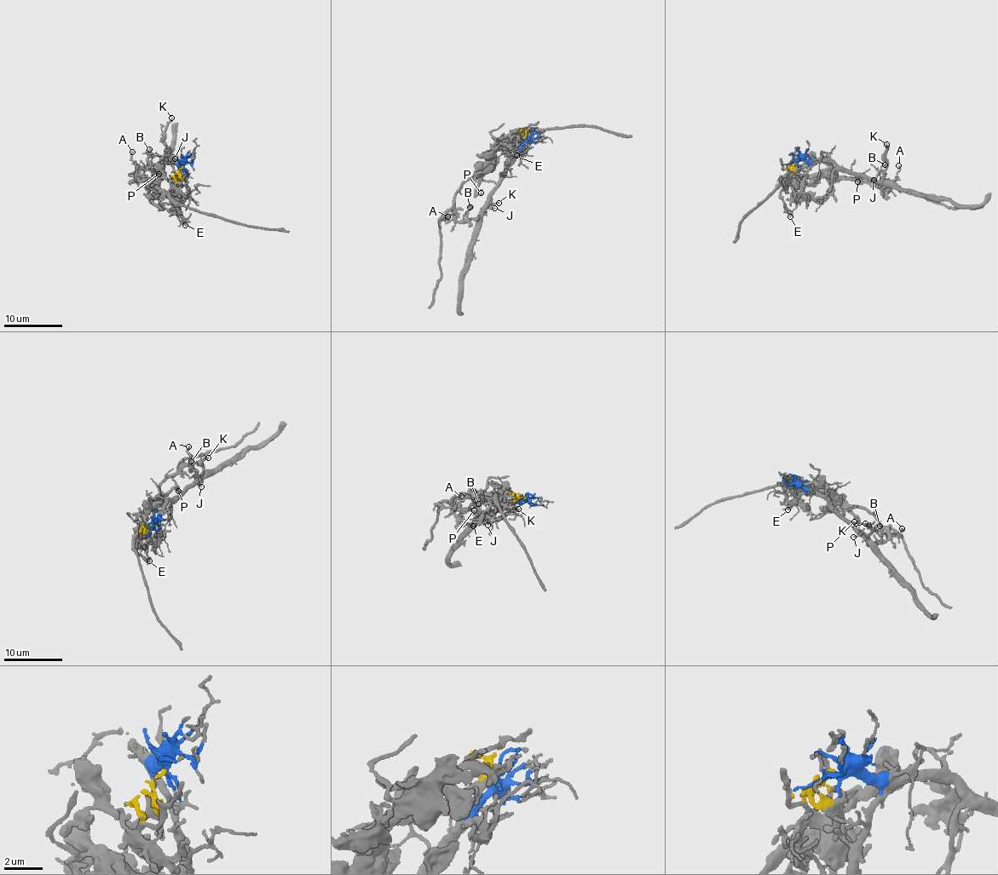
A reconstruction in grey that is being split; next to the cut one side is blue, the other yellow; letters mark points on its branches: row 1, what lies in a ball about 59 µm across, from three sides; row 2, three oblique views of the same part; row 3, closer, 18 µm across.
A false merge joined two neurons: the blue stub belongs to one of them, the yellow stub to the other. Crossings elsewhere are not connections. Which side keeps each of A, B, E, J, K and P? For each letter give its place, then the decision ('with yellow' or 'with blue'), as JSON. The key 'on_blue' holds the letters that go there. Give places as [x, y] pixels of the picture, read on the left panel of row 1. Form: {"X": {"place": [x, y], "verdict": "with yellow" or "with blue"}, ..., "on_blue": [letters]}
{"A": {"place": [132, 152], "verdict": "with yellow"}, "B": {"place": [149, 149], "verdict": "with yellow"}, "E": {"place": [185, 225], "verdict": "with yellow"}, "J": {"place": [175, 158], "verdict": "with blue"}, "K": {"place": [171, 118], "verdict": "with blue"}, "P": {"place": [158, 174], "verdict": "with yellow"}, "on_blue": ["J", "K"]}

